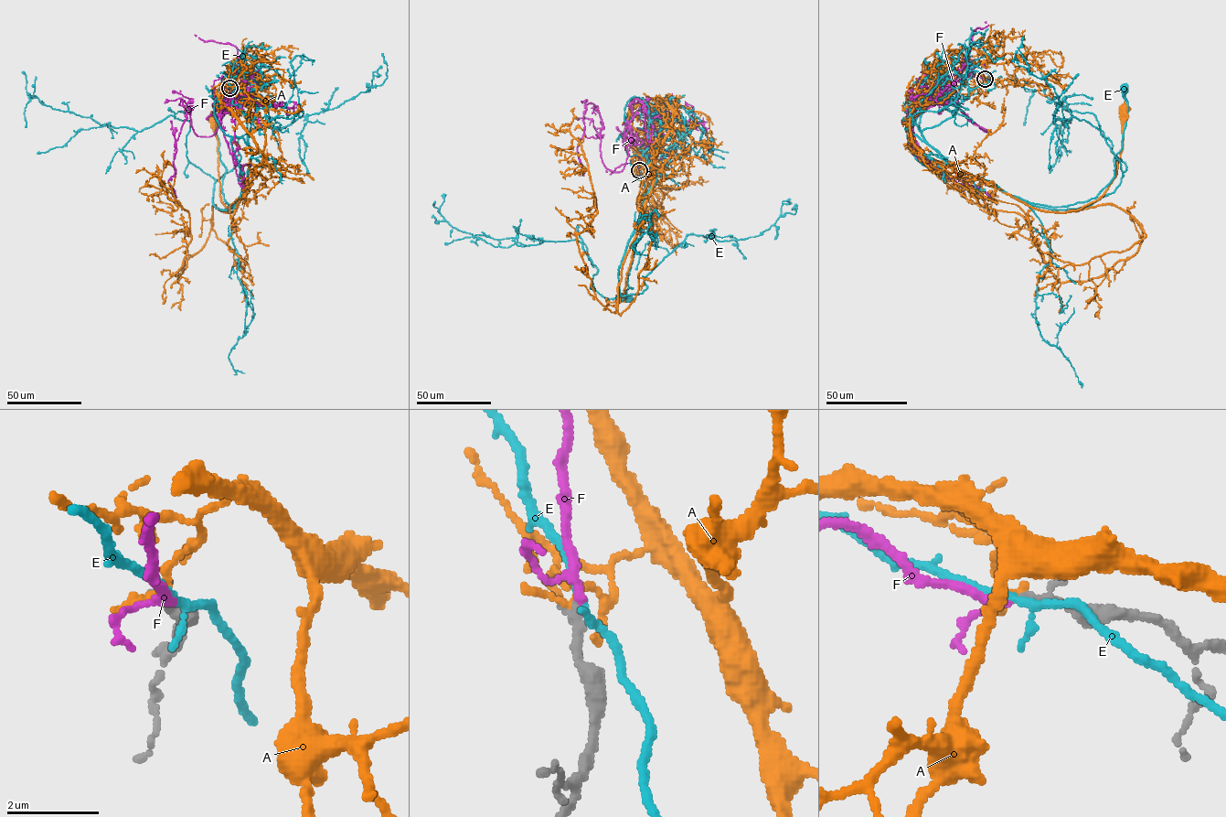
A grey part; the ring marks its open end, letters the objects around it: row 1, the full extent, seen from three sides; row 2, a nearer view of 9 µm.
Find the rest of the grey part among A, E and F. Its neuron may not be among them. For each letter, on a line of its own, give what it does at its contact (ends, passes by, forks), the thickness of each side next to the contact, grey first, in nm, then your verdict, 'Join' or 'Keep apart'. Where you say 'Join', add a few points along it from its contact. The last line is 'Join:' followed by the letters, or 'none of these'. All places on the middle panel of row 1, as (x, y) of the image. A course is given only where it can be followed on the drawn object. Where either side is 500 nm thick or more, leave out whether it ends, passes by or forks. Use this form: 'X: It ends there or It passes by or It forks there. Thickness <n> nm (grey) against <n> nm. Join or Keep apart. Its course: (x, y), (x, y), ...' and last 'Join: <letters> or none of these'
A: It passes by. Thickness 220 nm (grey) against 130 nm. Keep apart
E: It passes by. Thickness 220 nm (grey) against 170 nm. Keep apart
F: It passes by. Thickness 200 nm (grey) against 140 nm. Join. Its course: (640, 170), (634, 142), (647, 138), (631, 140), (623, 169), (607, 168), (589, 103), (577, 147), (583, 176)
Join: F

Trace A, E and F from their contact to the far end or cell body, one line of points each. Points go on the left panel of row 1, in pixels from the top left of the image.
A: (229, 88), (217, 91), (218, 98), (262, 160), (232, 212), (219, 195), (213, 117)
E: (229, 88), (233, 92), (220, 102), (248, 115), (251, 158), (248, 188), (231, 207), (221, 192), (219, 99)
F: (229, 88), (225, 93), (238, 93), (210, 136), (198, 136), (191, 108), (186, 114), (168, 180), (175, 198)

